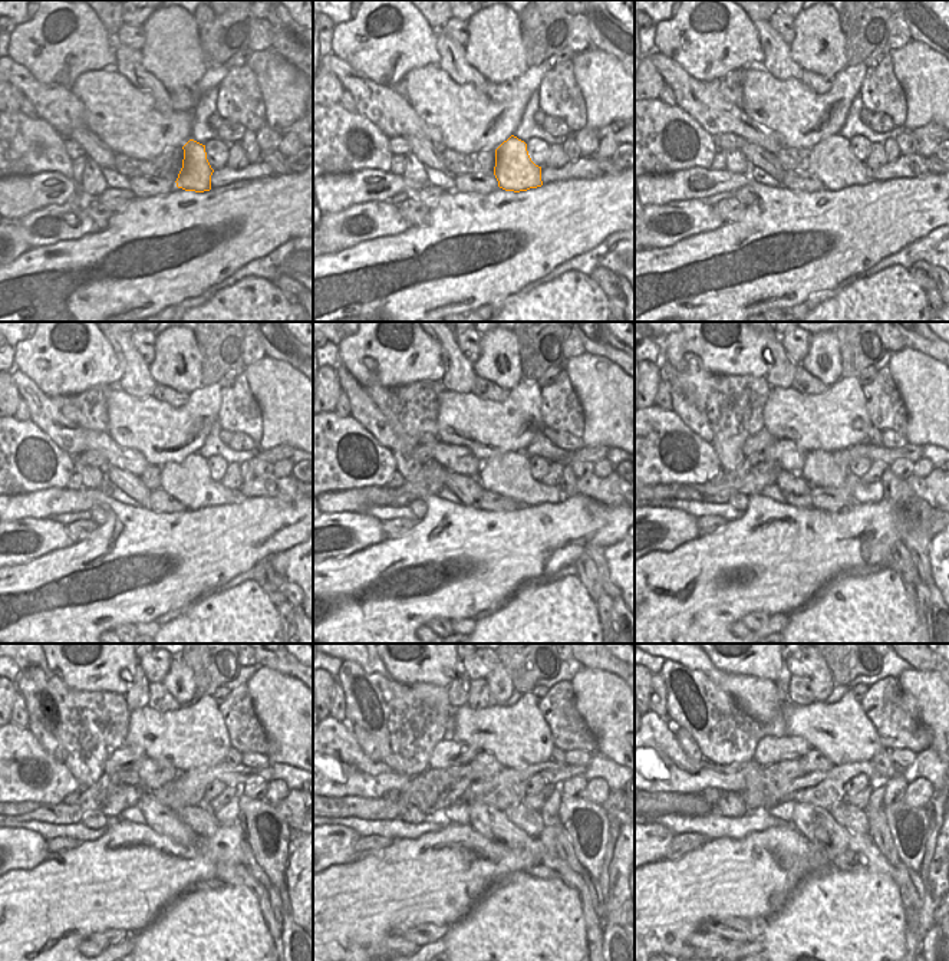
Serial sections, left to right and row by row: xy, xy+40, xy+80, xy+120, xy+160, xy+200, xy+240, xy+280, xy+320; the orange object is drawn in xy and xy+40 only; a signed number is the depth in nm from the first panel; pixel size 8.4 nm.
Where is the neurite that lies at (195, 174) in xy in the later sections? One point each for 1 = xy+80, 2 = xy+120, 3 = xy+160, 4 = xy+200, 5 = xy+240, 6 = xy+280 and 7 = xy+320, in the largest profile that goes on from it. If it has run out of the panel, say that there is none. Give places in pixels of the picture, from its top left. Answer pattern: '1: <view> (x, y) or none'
1: xy+80 (831, 160)
2: xy+120 (190, 481)
3: xy+160 (507, 474)
4: xy+200 (820, 470)
5: xy+240 (228, 815)
6: xy+280 (550, 812)
7: xy+320 (876, 799)

